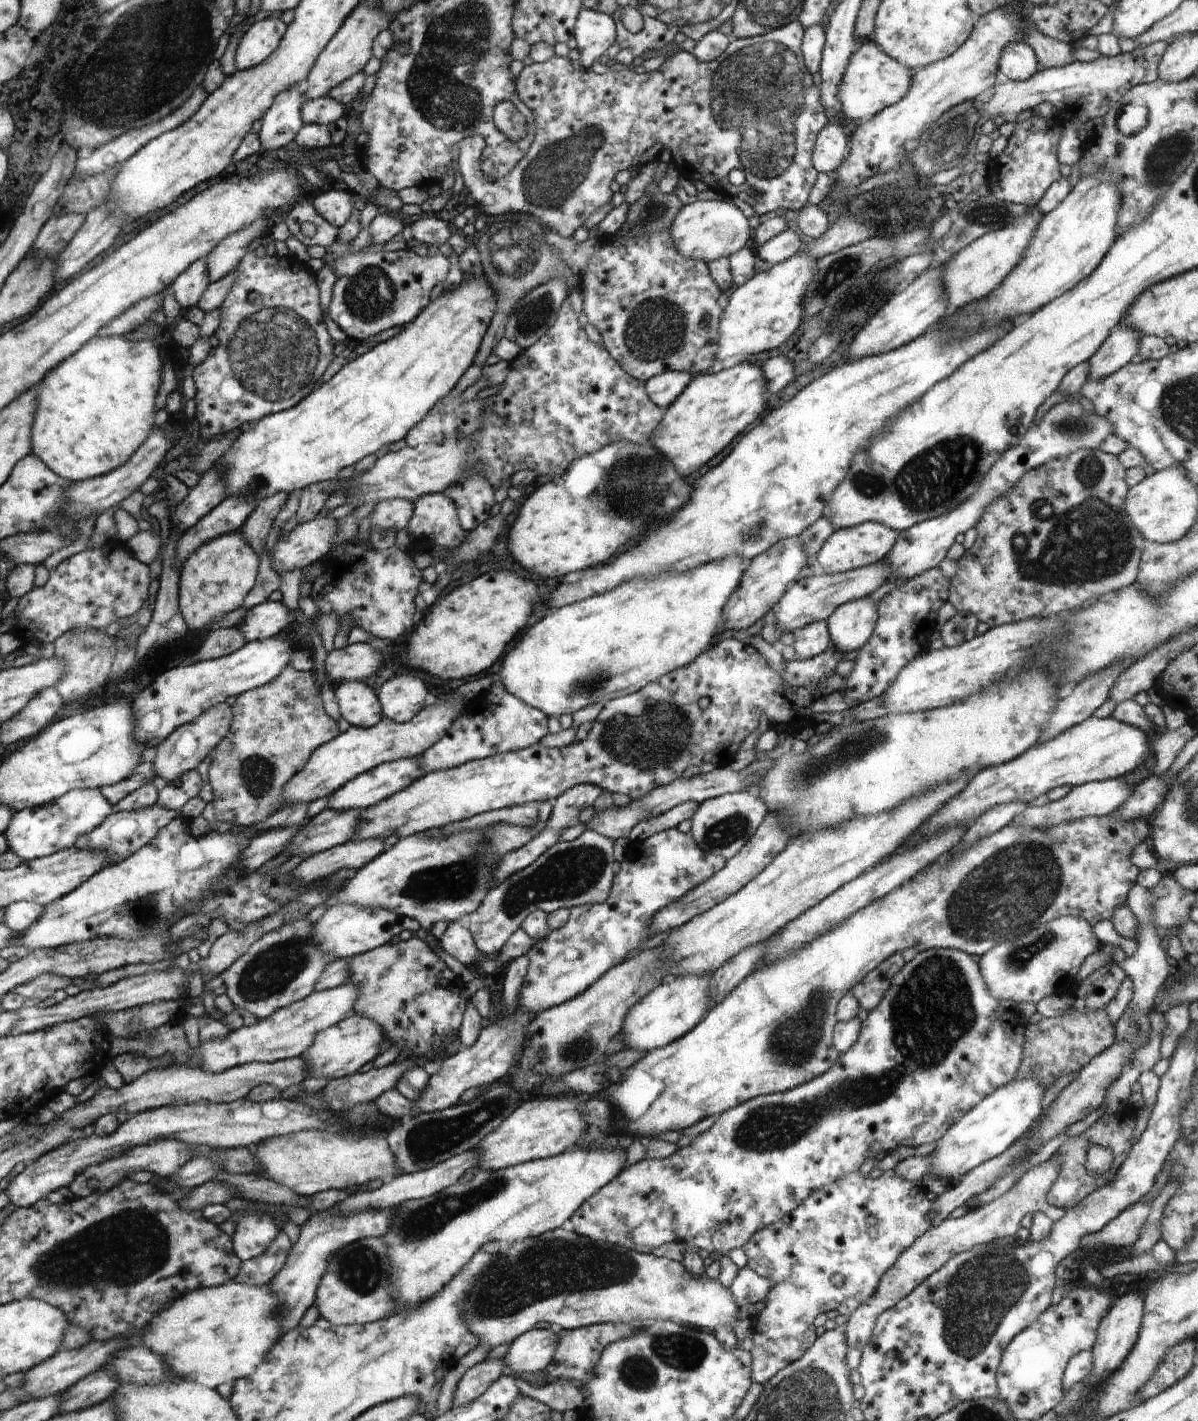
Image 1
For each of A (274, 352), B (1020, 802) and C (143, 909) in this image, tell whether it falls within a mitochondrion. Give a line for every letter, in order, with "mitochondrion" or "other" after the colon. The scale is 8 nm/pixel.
A: mitochondrion
B: other
C: mitochondrion

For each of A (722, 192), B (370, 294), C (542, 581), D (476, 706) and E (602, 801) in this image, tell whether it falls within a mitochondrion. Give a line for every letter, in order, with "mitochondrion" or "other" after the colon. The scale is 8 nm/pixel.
A: other
B: mitochondrion
C: other
D: other
E: other

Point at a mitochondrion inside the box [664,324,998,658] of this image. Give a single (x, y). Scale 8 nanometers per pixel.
(932, 480)

